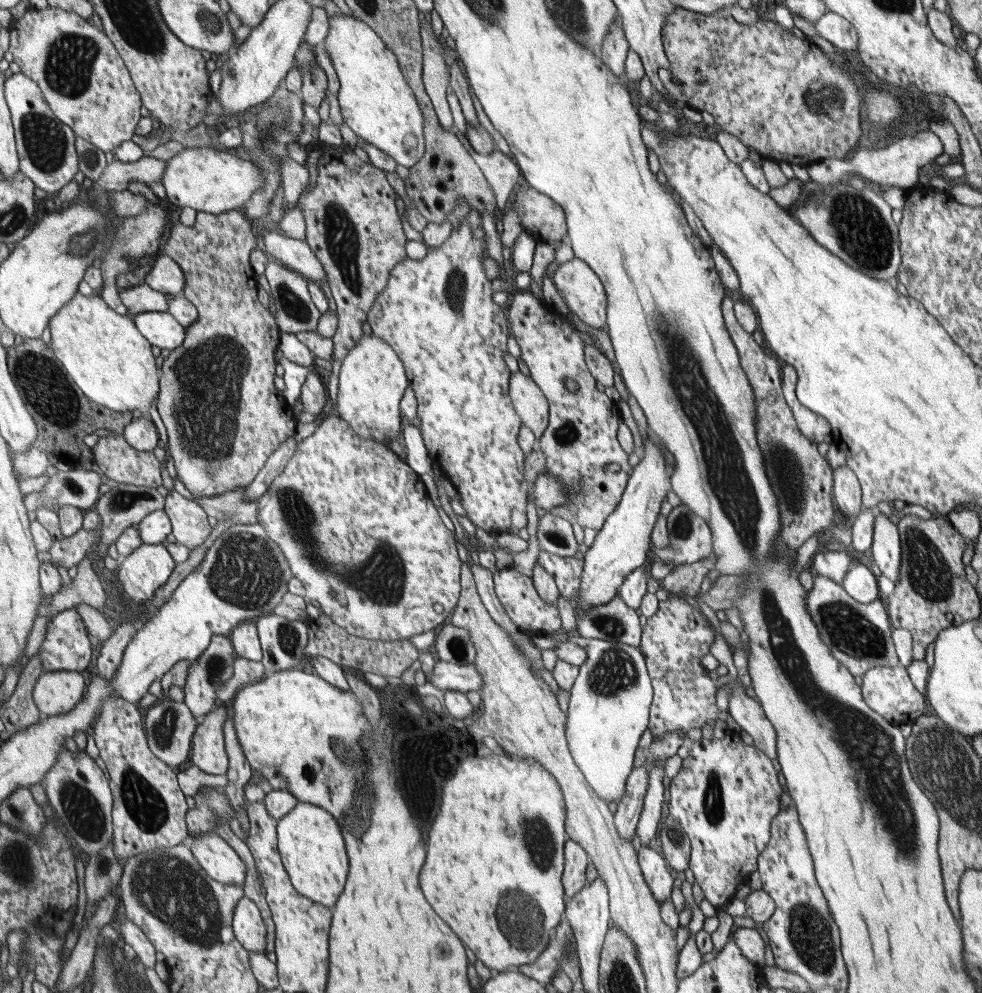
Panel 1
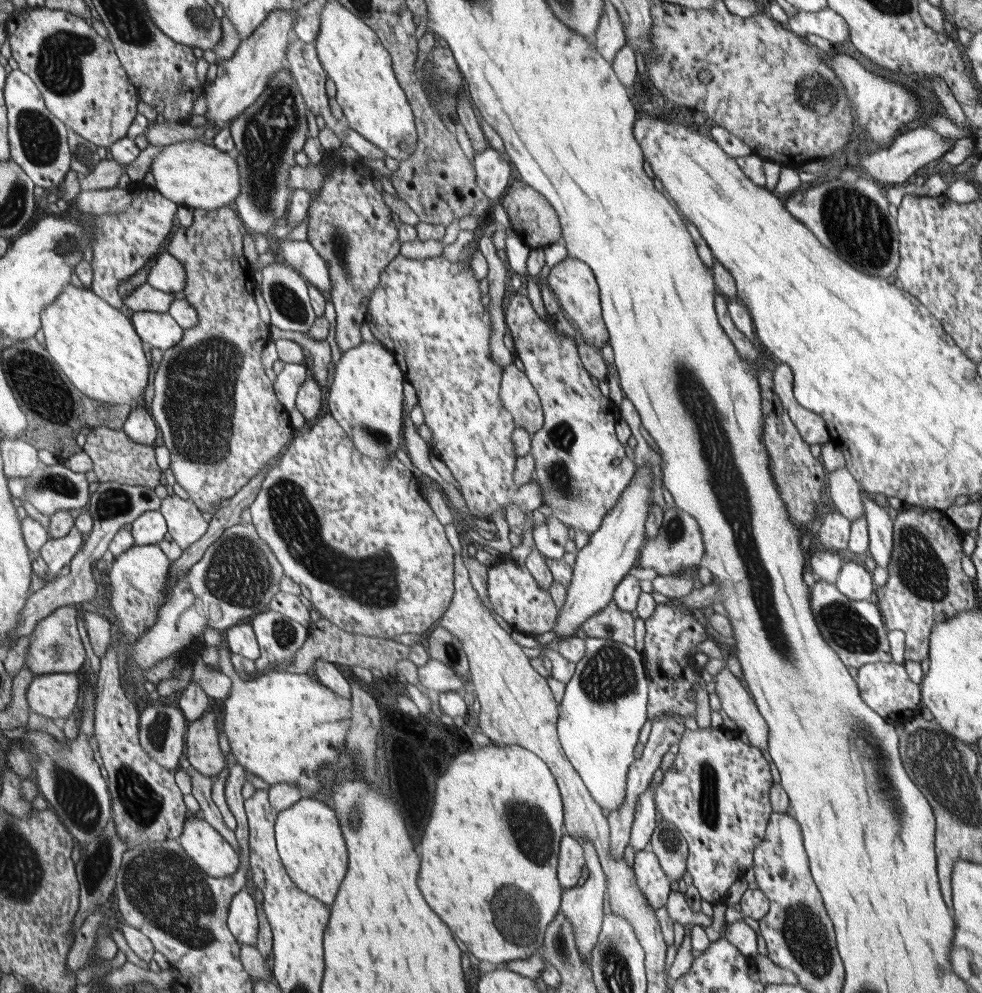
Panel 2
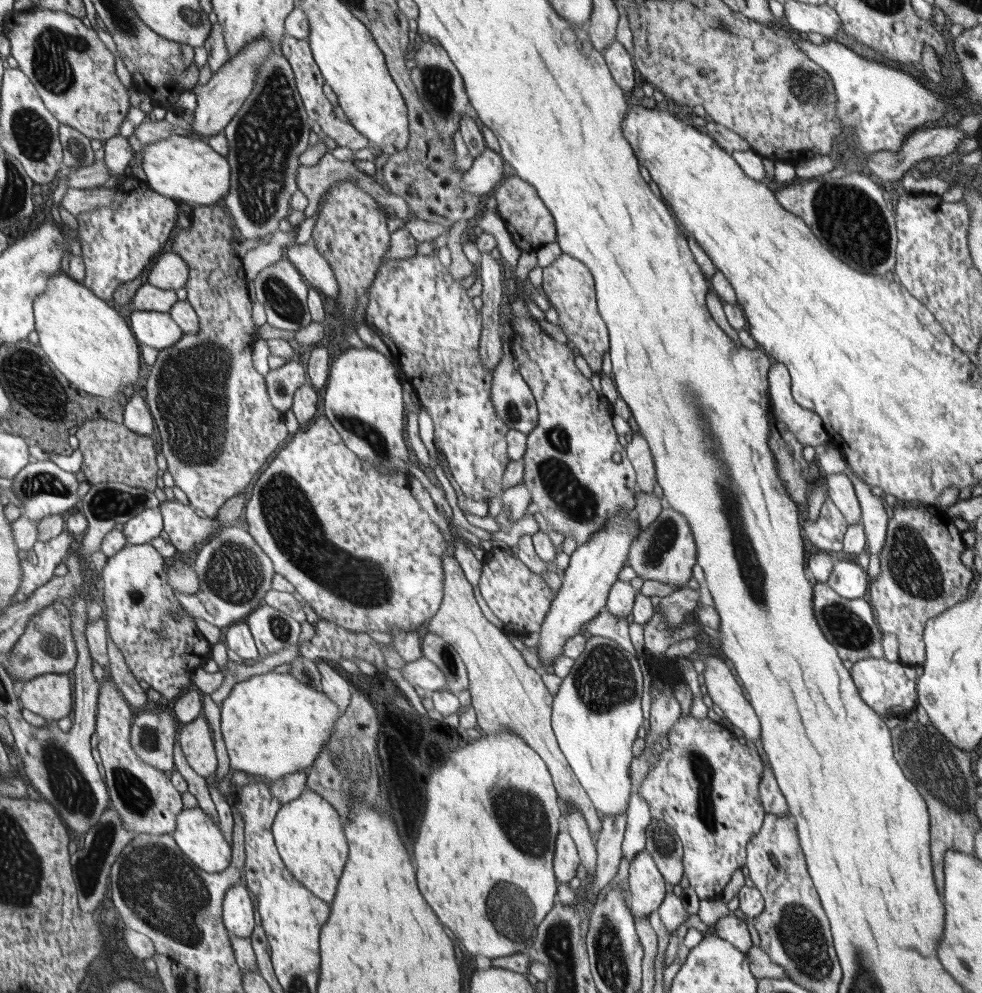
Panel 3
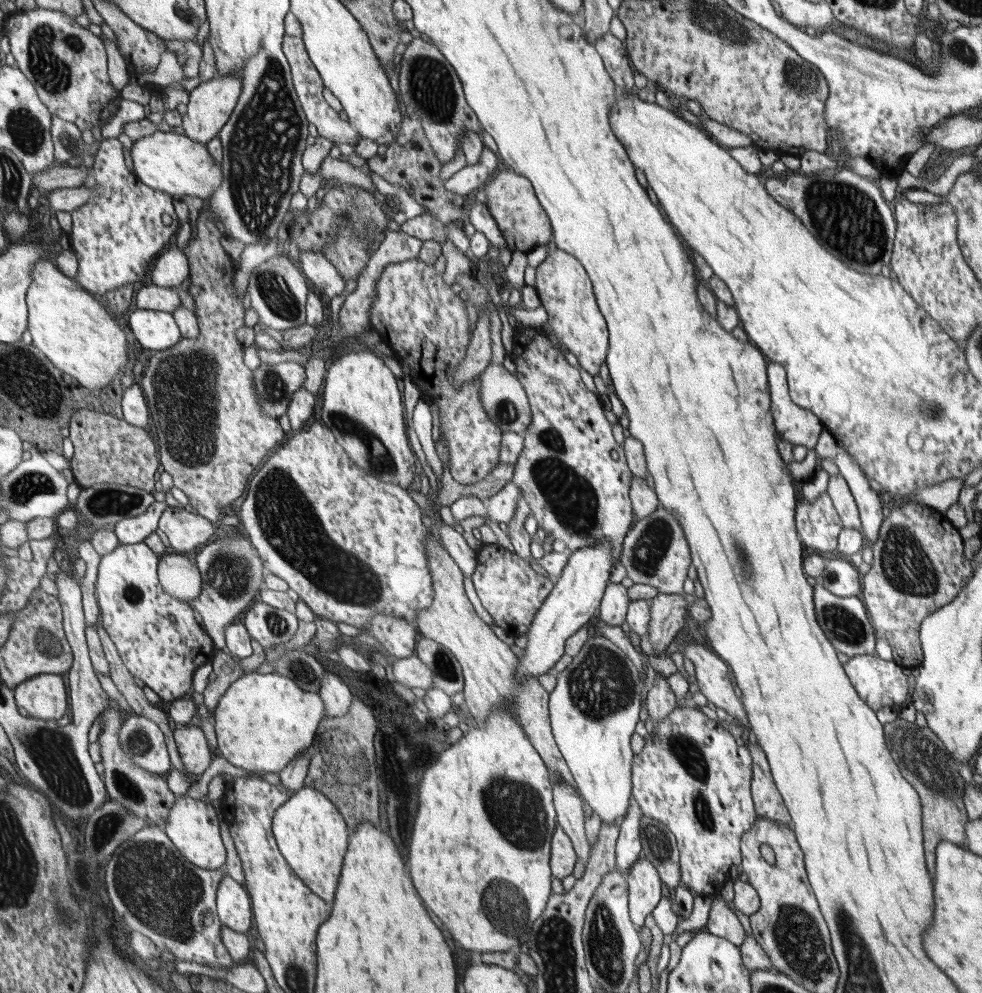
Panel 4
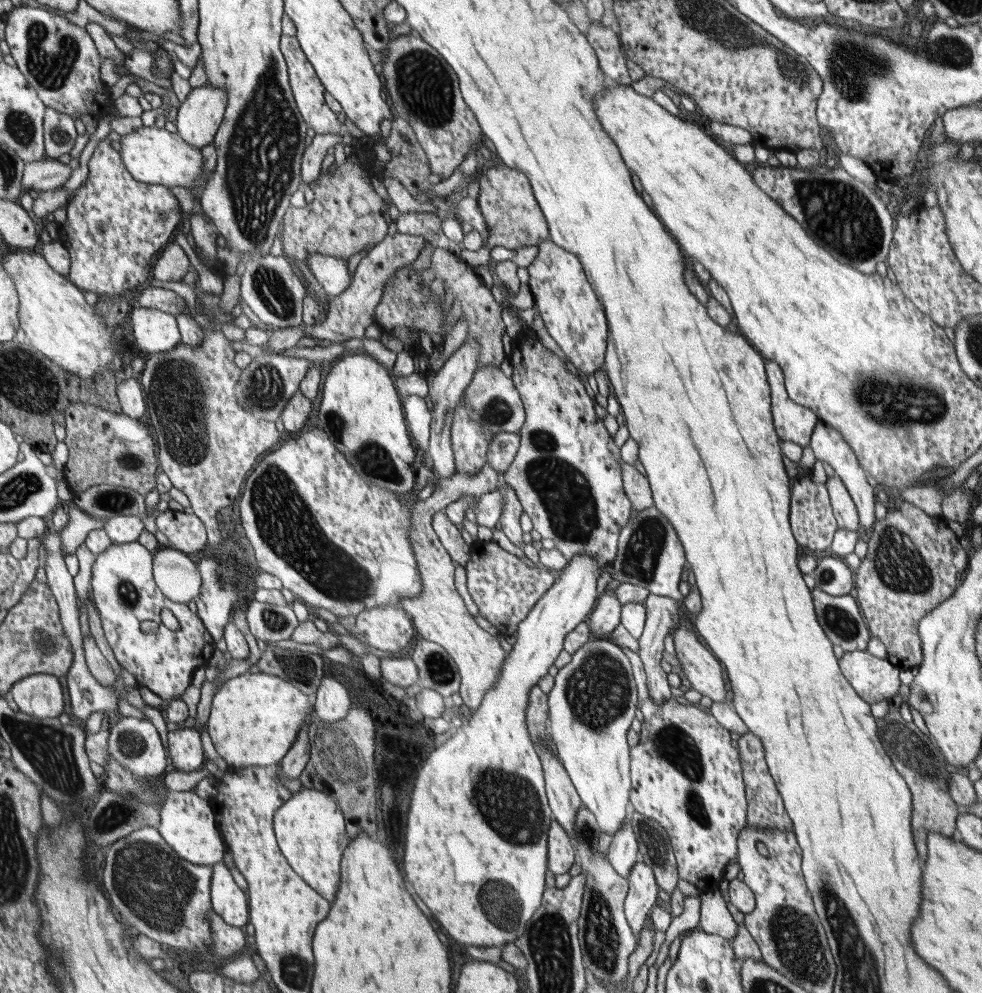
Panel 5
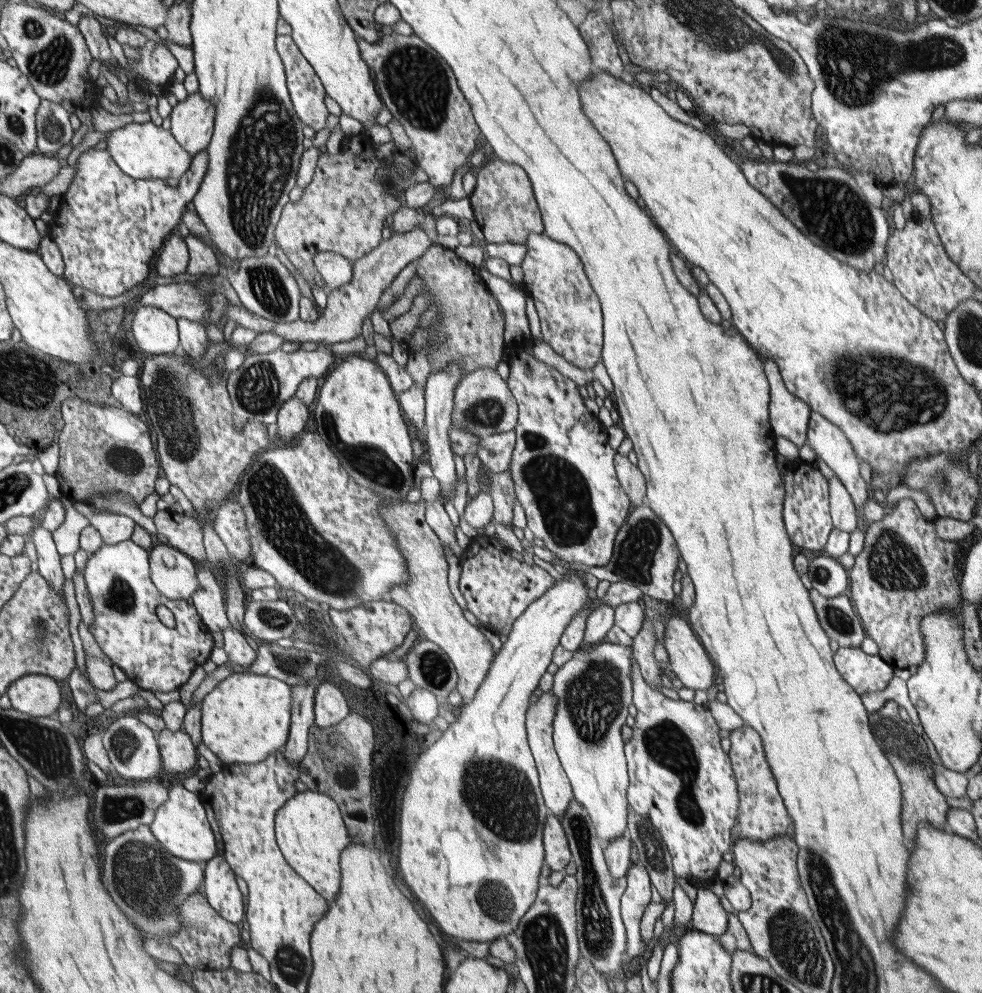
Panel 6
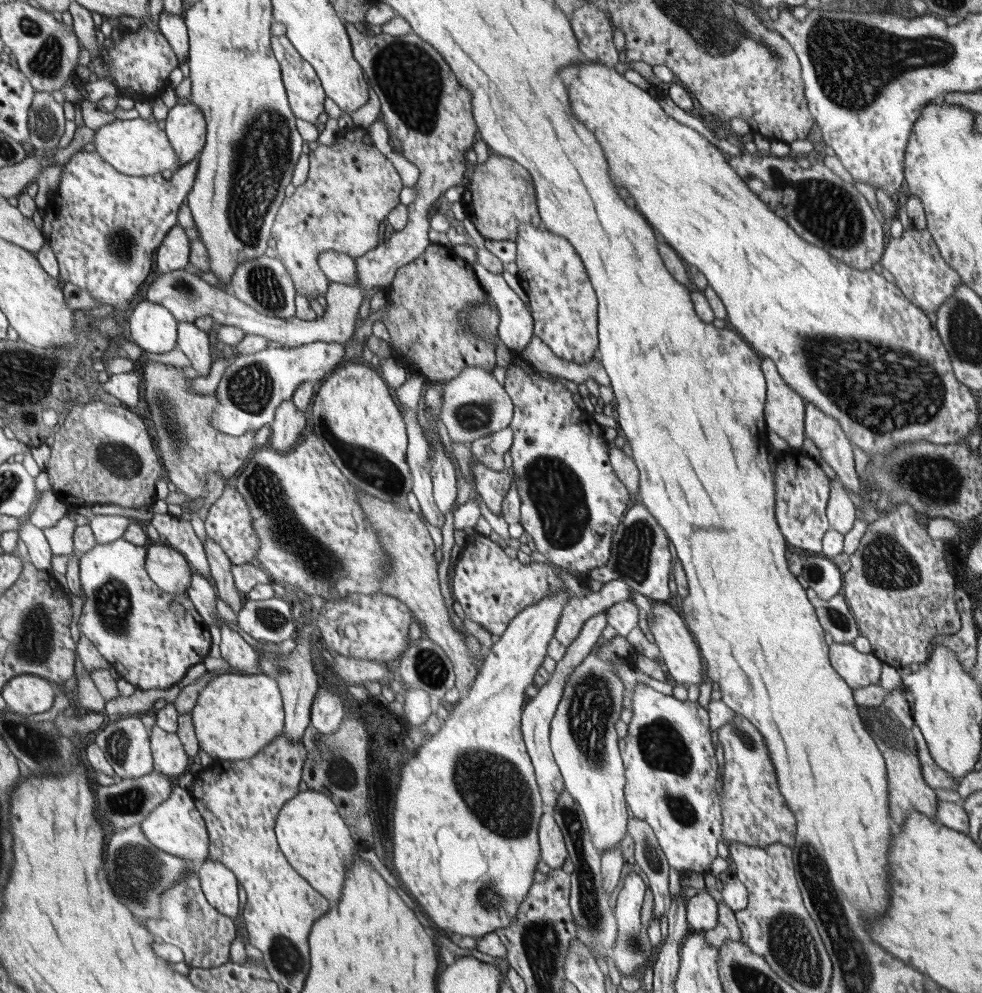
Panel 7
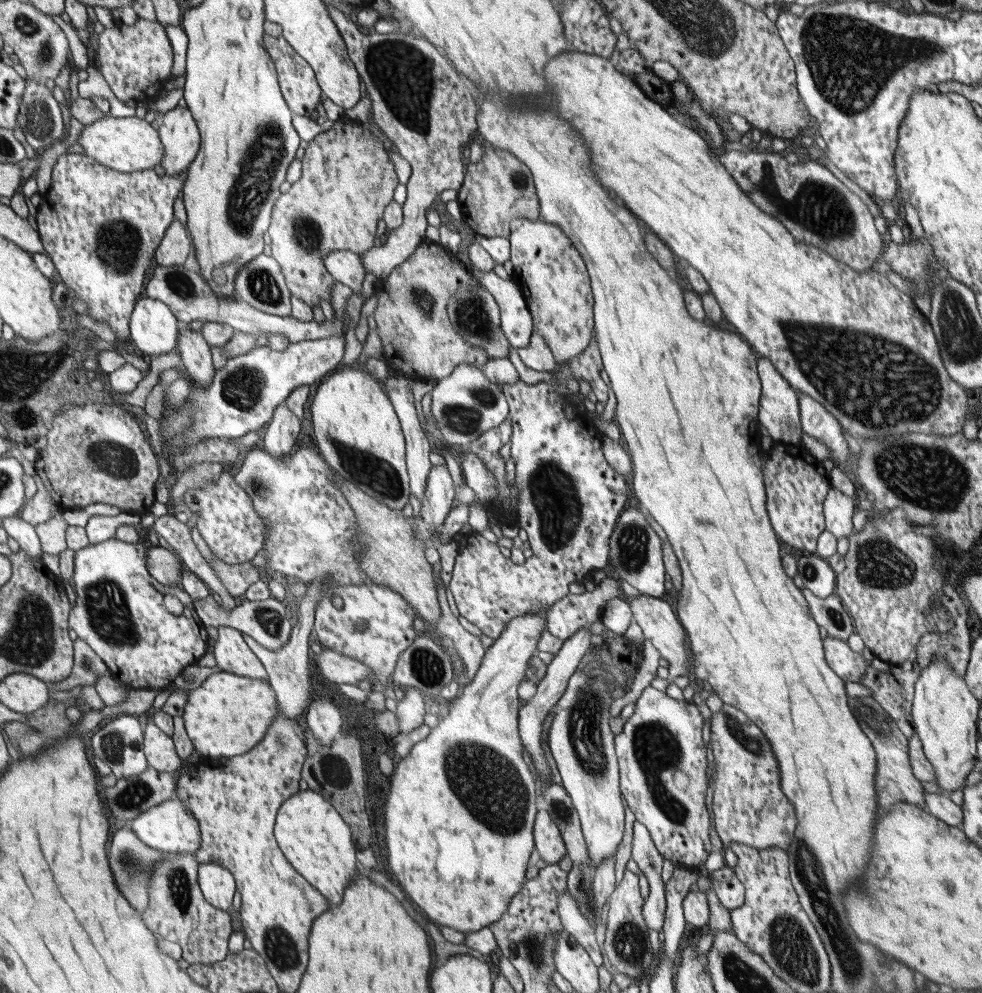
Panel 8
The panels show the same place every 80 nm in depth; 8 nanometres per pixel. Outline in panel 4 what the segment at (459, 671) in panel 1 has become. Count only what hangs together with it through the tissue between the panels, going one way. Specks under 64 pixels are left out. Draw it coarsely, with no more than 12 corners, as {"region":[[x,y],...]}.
{"region":[[416,655],[386,662],[411,690],[432,689],[434,674]]}

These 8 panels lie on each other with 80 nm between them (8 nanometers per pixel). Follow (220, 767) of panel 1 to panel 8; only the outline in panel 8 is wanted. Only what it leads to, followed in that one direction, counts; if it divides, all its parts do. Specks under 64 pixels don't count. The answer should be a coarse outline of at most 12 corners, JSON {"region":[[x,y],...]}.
{"region":[[144,723],[150,773],[176,772],[182,761],[173,738]]}

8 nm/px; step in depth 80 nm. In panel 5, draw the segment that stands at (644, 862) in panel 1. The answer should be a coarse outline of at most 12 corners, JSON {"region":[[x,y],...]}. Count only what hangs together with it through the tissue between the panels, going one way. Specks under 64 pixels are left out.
{"region":[[643,862],[628,874],[625,915],[639,933],[657,904],[654,871]]}

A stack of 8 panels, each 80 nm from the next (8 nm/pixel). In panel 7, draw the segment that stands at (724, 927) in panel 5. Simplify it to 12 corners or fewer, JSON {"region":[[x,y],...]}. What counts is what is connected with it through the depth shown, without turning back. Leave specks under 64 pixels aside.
{"region":[[702,890],[685,903],[696,930],[718,924],[718,903]]}

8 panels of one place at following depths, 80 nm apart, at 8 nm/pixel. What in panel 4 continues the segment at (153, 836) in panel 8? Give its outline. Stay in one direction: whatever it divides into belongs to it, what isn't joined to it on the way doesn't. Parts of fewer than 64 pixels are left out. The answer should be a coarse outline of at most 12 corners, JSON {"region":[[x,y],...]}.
{"region":[[184,794],[164,830],[184,857],[213,873],[226,848],[210,801]]}

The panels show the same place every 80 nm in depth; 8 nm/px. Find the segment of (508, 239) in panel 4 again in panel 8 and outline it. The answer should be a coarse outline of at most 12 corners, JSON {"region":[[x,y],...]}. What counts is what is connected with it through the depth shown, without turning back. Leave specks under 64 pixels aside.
{"region":[[484,148],[458,190],[462,222],[509,238],[516,218],[536,221],[531,171]]}

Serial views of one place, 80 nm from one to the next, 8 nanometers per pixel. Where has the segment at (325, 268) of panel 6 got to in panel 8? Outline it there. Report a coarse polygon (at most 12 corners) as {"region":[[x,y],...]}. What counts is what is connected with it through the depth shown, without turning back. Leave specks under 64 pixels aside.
{"region":[[336,250],[323,260],[331,277],[362,293],[367,274],[361,255]]}

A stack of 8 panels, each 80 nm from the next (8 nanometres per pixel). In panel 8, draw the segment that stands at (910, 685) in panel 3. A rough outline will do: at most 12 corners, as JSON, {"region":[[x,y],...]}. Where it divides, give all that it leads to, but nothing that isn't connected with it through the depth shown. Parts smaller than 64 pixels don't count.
{"region":[[827,636],[824,657],[842,681],[860,683],[871,662]]}

